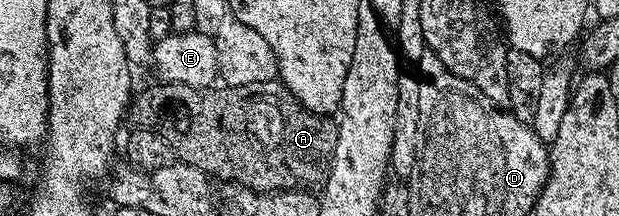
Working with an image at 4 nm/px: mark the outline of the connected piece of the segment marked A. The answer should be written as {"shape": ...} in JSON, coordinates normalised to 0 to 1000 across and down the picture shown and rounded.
{"shape":[[[443,366],[431,380],[402,384],[401,398],[365,398],[365,403],[336,403],[330,417],[313,412],[304,394],[294,394],[284,375],[275,384],[249,384],[239,412],[231,412],[225,435],[213,444],[208,468],[208,542],[213,542],[225,588],[249,588],[255,611],[265,620],[270,644],[270,671],[278,713],[291,750],[309,759],[321,778],[325,796],[333,801],[341,829],[355,819],[360,838],[381,838],[381,861],[404,875],[407,894],[447,894],[467,875],[494,880],[498,866],[520,861],[528,833],[528,796],[535,787],[535,741],[541,727],[541,685],[544,681],[544,625],[548,620],[546,574],[533,537],[507,523],[494,505],[473,435],[464,417],[464,398],[456,375]]]}

